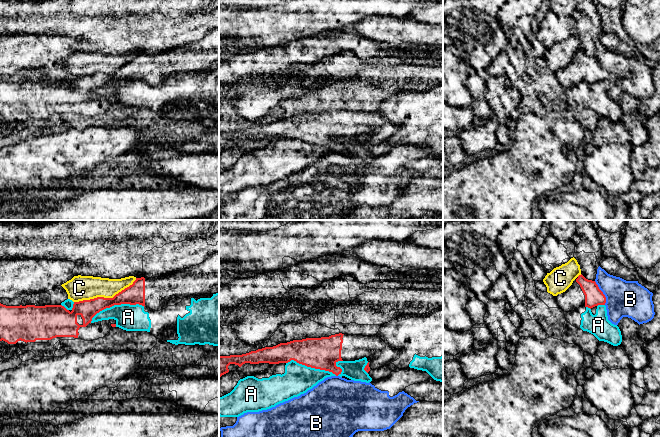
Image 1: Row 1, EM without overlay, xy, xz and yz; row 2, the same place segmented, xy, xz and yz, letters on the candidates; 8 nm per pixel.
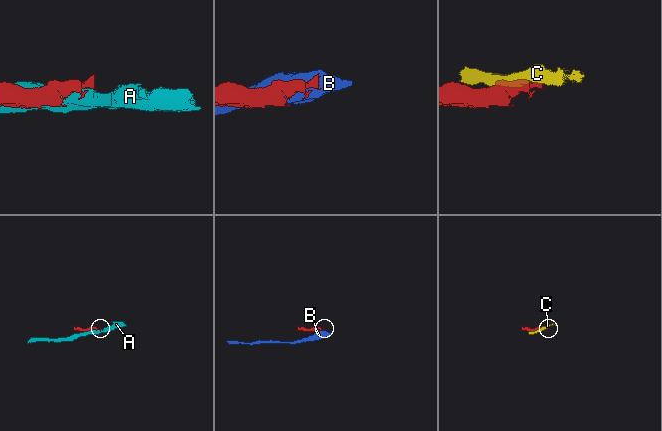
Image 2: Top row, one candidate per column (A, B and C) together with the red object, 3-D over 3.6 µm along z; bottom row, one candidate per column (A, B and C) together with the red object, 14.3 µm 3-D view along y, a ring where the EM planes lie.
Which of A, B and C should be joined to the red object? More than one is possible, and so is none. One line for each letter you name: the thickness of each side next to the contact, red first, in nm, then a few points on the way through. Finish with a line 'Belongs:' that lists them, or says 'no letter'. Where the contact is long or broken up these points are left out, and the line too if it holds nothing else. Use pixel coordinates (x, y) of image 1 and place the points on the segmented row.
Belongs: no letter

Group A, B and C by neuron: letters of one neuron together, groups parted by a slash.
A / B / C

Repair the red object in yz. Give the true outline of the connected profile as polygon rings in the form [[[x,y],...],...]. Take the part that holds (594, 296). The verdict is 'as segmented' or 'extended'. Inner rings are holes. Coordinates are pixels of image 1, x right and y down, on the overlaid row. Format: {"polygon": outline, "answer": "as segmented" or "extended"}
{"polygon": [[[582,274],[565,292],[555,296],[555,300],[564,312],[574,311],[581,306],[591,309],[606,303],[606,297],[596,282],[586,279]]], "answer": "extended"}

